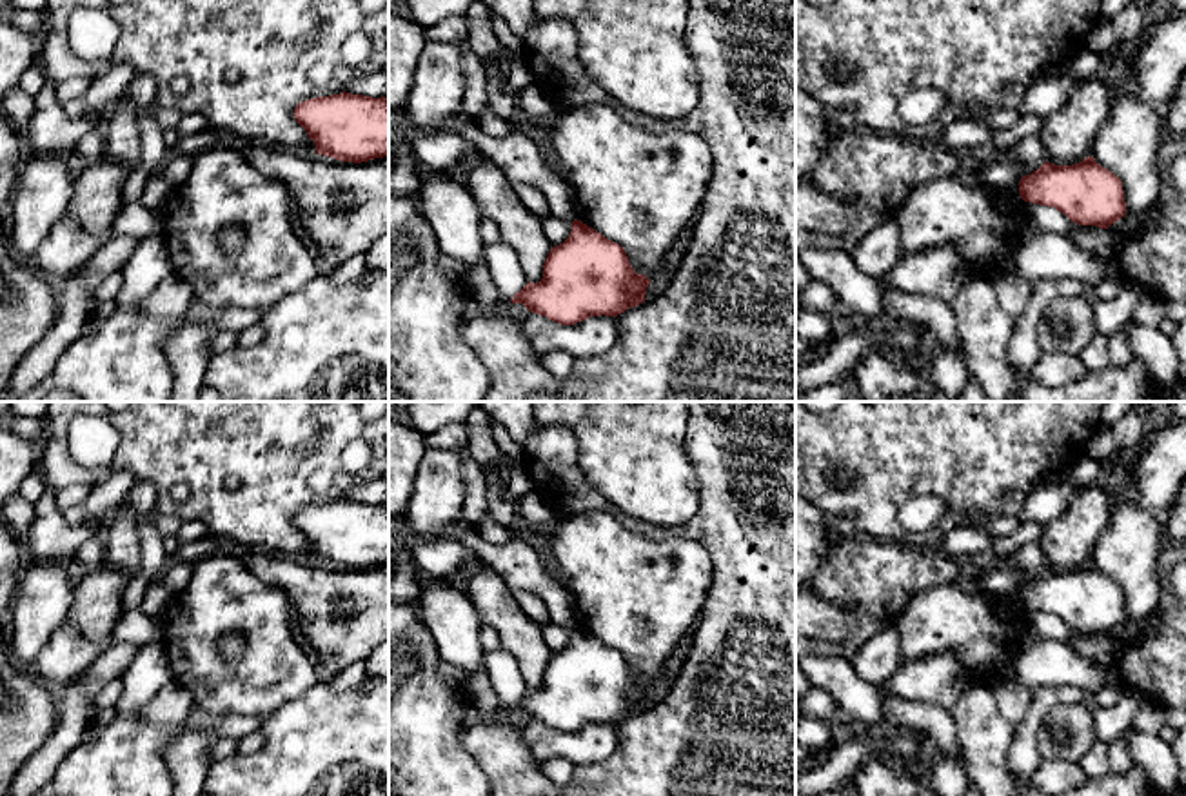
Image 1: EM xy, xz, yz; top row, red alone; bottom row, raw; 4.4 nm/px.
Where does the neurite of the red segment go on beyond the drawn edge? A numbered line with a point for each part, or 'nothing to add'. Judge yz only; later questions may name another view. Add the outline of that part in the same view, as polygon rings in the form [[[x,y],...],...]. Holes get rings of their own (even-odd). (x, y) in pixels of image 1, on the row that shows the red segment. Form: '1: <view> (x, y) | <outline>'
nothing to add

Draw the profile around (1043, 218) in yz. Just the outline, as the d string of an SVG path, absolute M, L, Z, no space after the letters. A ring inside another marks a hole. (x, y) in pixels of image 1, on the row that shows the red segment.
M1024 202L1023 225L1028 231L1068 234L1073 229L1097 229L1095 225L1079 225L1055 207Z

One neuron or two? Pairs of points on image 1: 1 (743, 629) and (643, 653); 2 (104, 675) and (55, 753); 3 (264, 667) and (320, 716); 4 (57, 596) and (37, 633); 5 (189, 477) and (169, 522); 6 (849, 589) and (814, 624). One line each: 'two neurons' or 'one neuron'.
1: two neurons
2: one neuron
3: two neurons
4: one neuron
5: two neurons
6: two neurons

